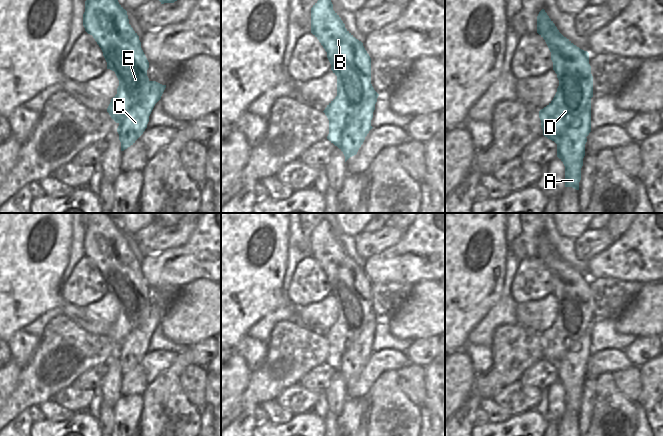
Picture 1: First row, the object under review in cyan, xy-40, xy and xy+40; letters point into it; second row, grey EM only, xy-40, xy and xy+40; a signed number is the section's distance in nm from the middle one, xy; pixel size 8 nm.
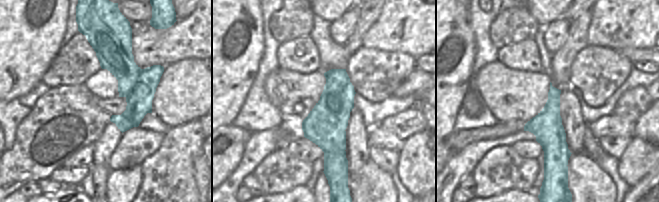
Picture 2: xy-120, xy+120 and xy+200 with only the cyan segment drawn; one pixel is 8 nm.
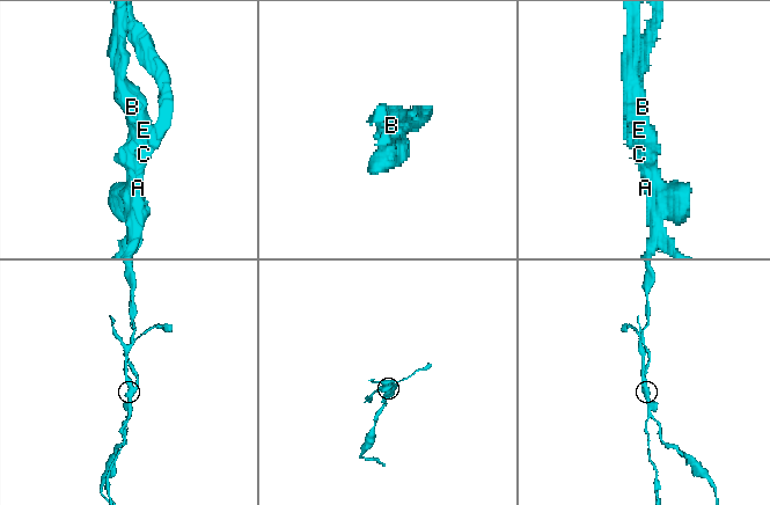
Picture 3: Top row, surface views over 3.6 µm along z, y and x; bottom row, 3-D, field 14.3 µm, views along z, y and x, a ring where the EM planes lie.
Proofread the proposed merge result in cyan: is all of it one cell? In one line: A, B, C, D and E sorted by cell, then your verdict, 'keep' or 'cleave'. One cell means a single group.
A B D E / C | cleave

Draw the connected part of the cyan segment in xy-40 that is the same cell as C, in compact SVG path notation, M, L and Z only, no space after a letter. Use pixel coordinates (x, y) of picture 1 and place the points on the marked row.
M149 81L141 98L119 123L117 131L130 131L131 137L139 138L147 128L149 116L155 104L161 99L165 88L166 85Z

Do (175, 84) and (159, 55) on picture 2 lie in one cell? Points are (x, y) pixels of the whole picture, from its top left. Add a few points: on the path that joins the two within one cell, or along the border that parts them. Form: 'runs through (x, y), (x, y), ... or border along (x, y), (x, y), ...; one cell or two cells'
border along (188, 59), (175, 61), (164, 67); two cells

